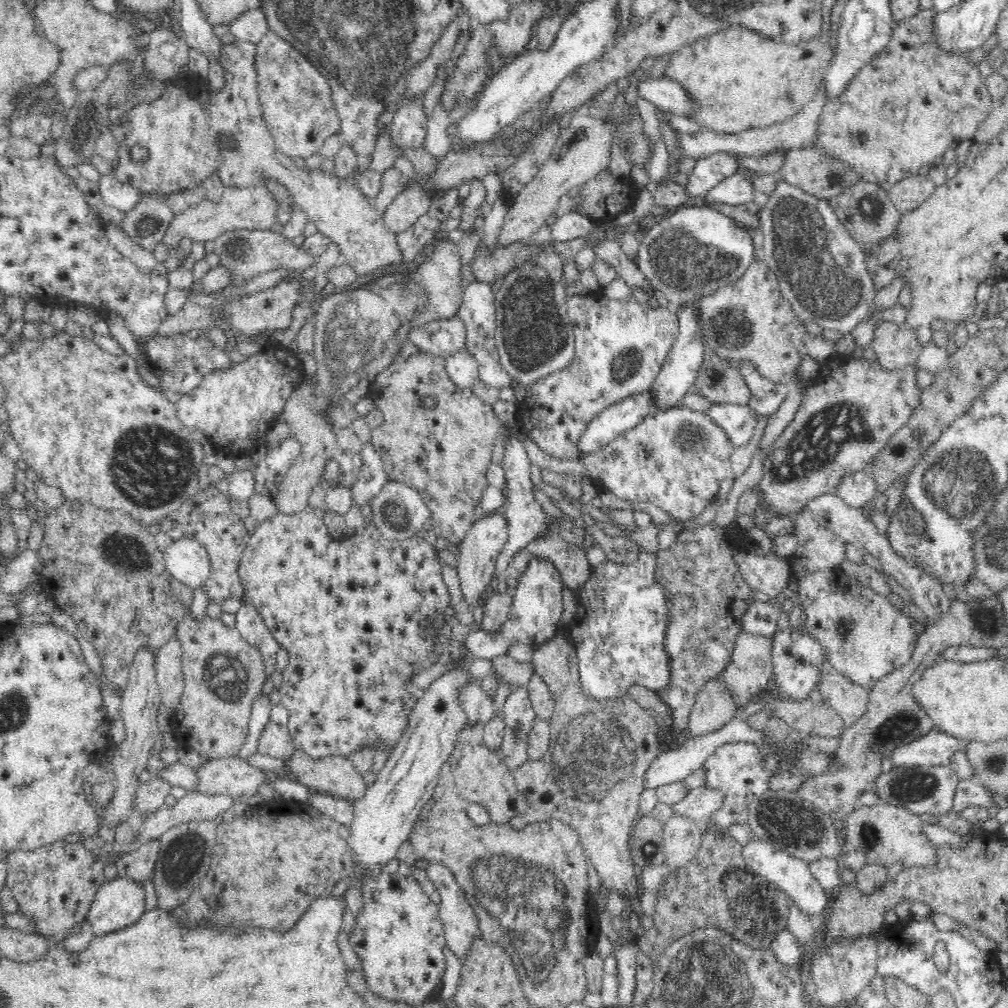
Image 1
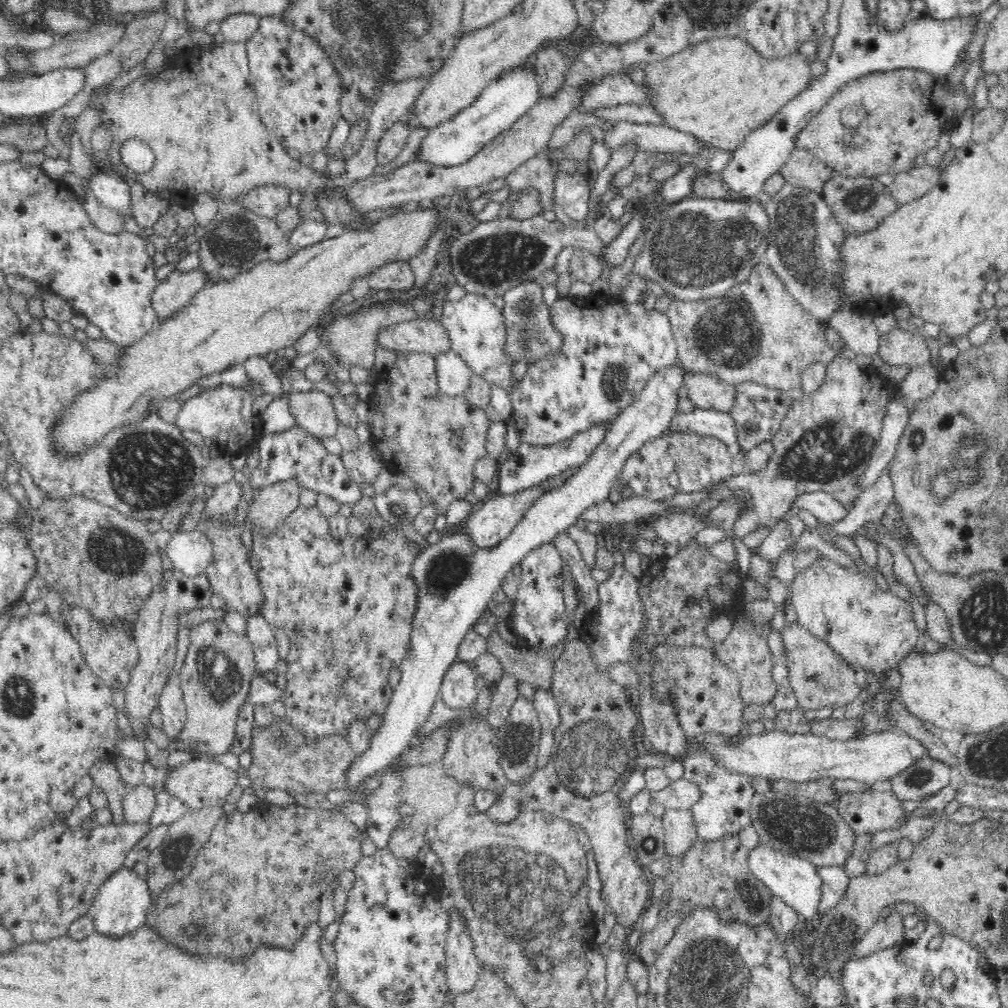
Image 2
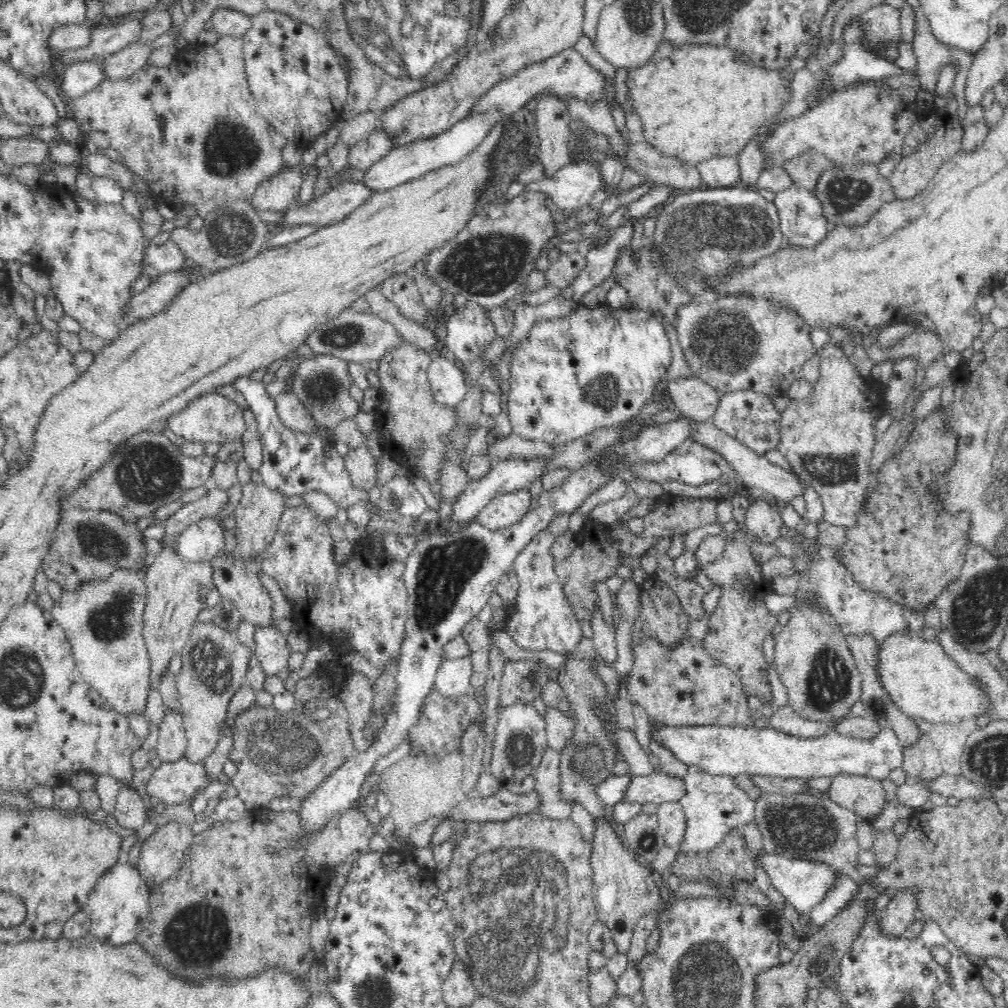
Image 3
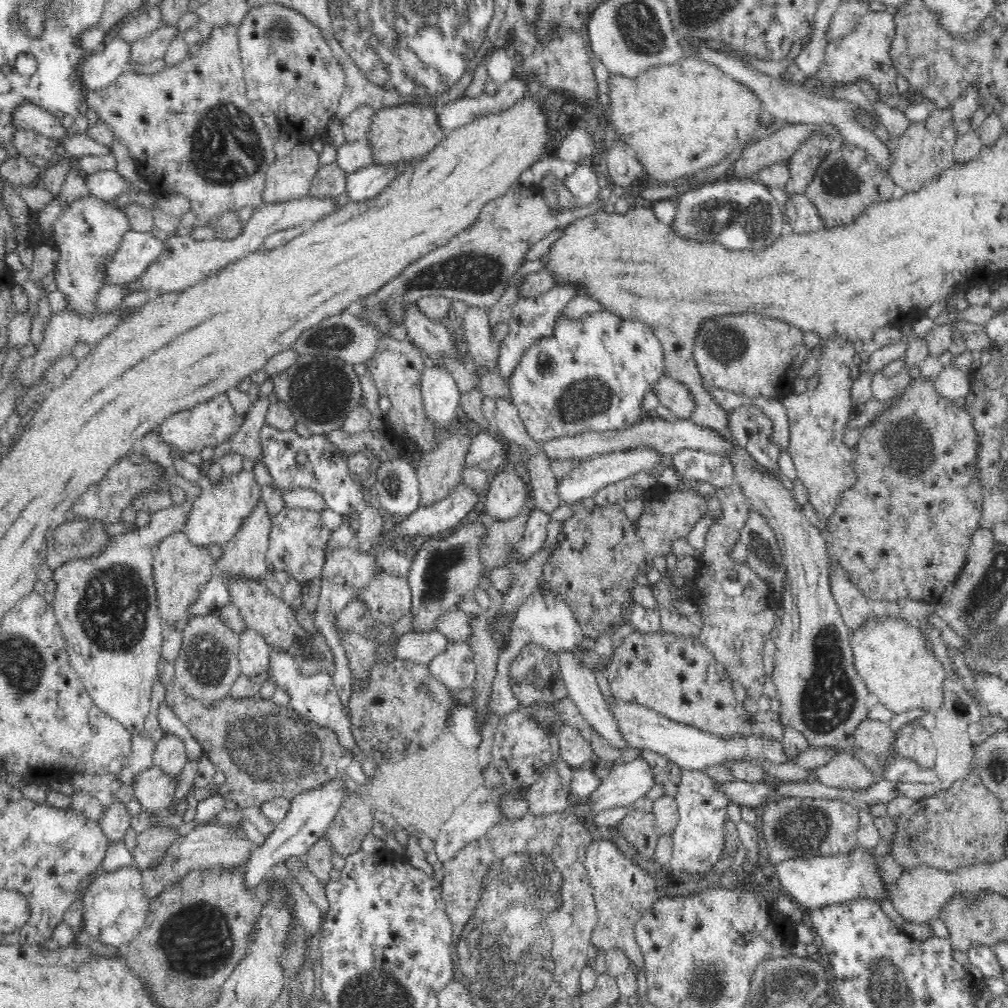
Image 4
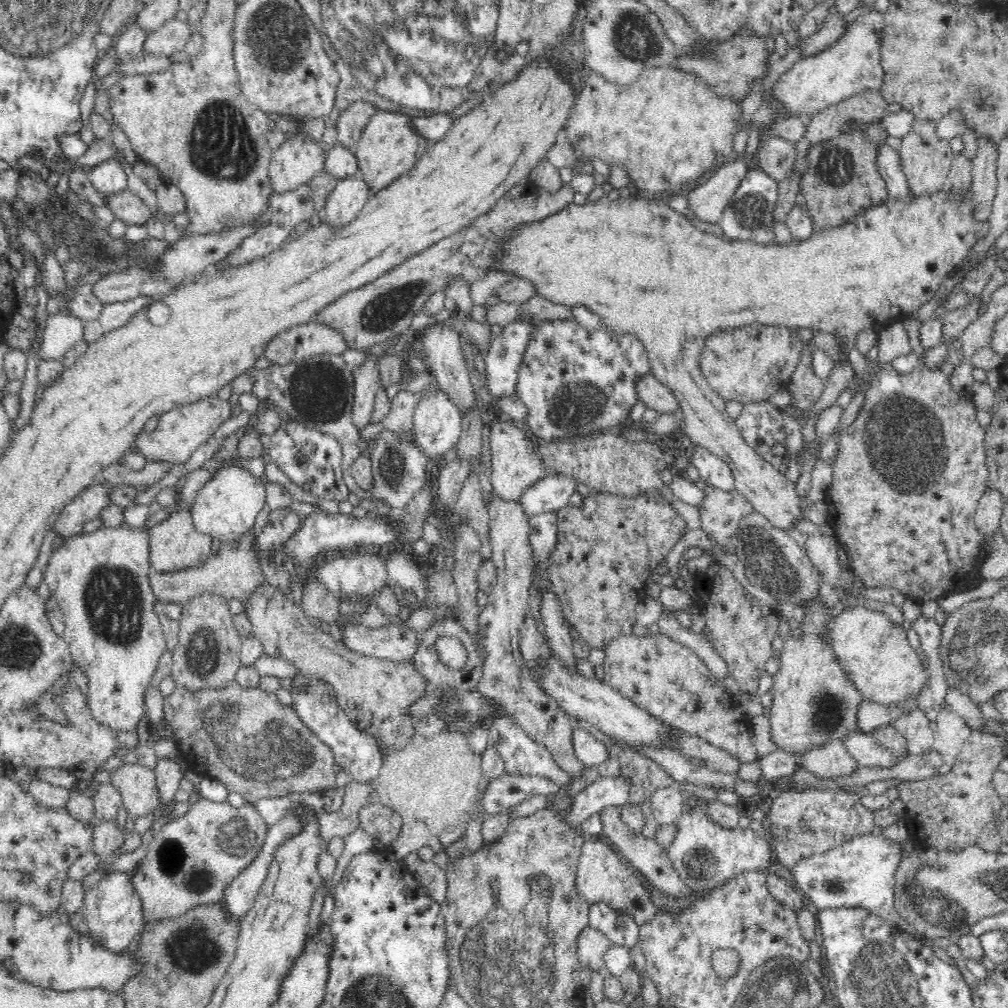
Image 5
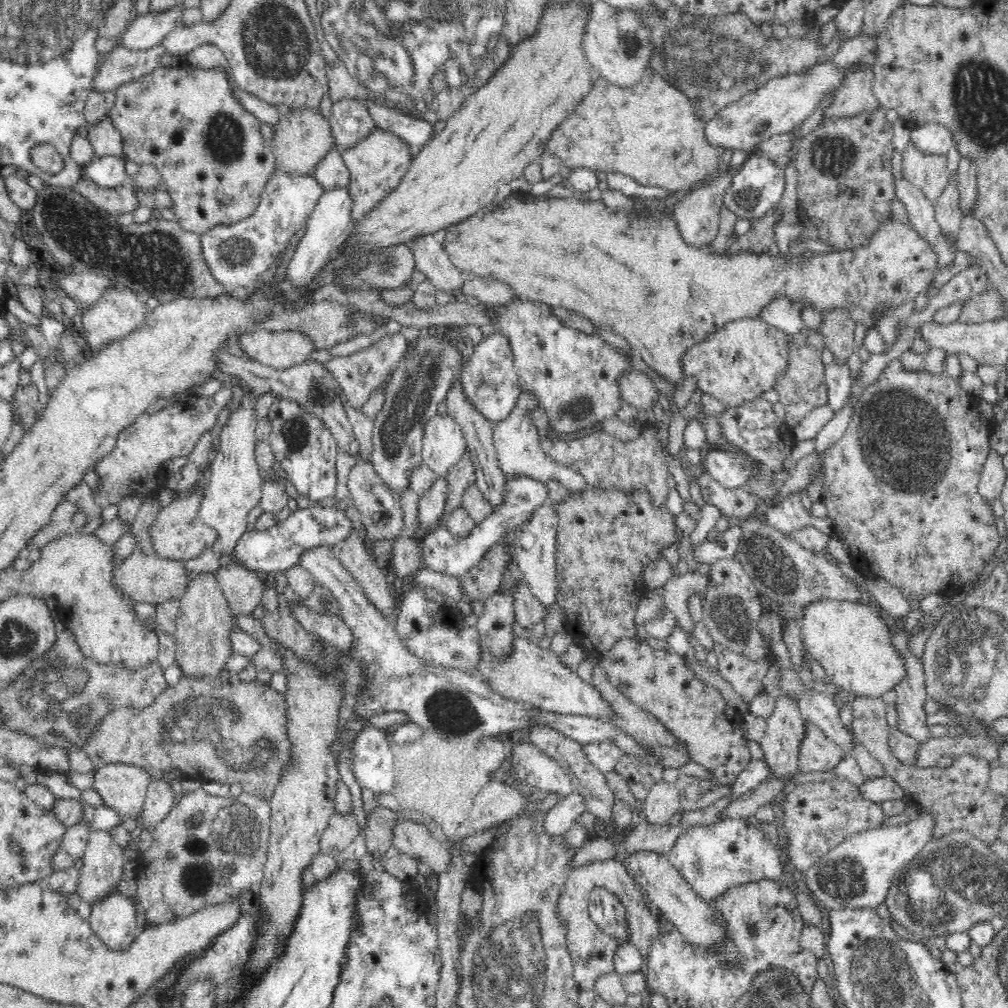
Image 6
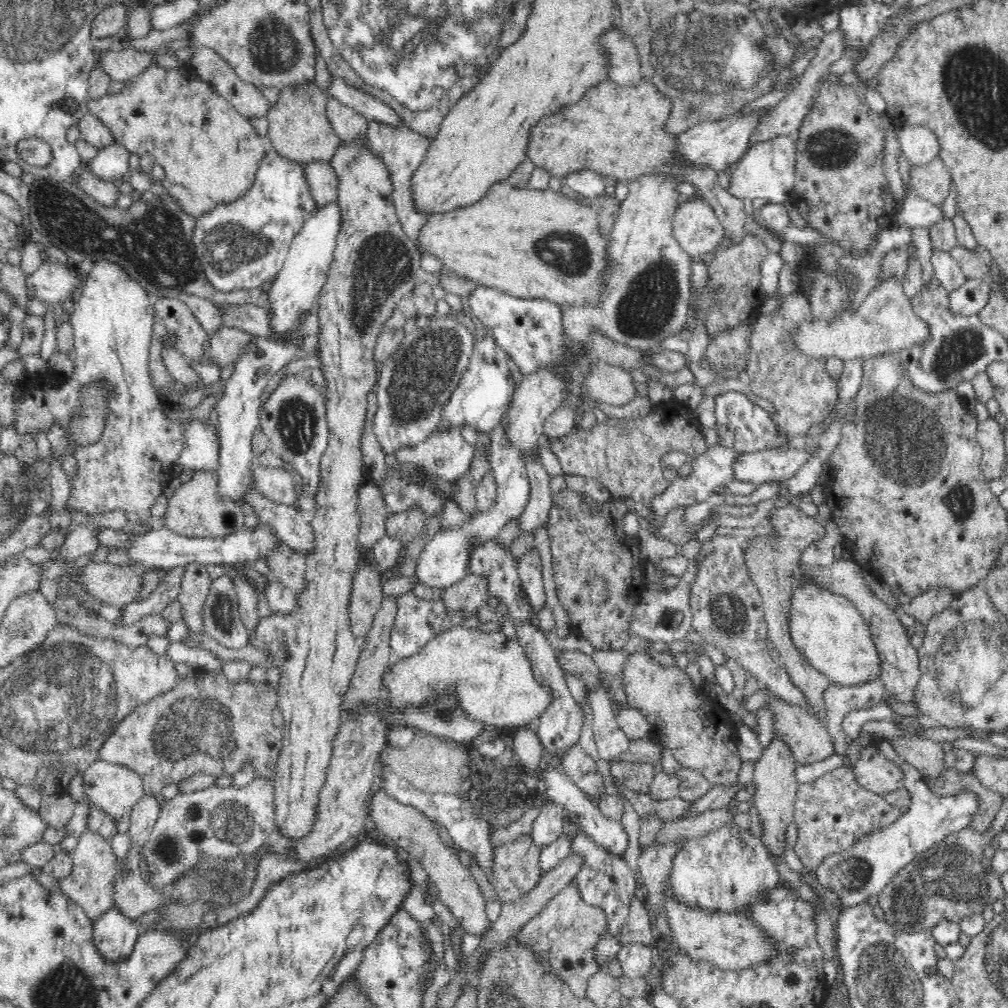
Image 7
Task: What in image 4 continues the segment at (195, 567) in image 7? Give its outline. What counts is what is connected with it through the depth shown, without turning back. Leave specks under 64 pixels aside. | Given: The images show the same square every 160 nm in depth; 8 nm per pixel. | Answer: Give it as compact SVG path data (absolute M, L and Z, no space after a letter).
M212 610L204 616L192 616L181 633L183 644L173 662L174 678L180 683L180 688L208 707L217 700L224 700L242 674L236 647L239 634L218 619L218 610Z

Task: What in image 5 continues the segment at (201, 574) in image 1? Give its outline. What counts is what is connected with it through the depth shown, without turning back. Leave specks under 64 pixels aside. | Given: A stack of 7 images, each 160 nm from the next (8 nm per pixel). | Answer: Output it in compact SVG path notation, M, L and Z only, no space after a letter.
M236 465L218 467L216 475L198 490L191 504L191 515L196 531L218 538L224 543L237 545L241 536L253 529L258 512L267 502L268 487L246 469Z

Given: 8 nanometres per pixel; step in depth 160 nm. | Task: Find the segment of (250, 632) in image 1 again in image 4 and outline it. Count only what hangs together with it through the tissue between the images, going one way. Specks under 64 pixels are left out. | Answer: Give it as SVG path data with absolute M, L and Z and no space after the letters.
M271 649L269 654L269 676L272 680L277 680L278 687L284 689L290 696L289 705L295 714L302 719L306 719L310 722L314 722L320 728L327 728L332 730L337 735L341 746L347 751L350 757L355 756L358 761L362 761L364 758L368 758L367 754L364 754L354 739L351 730L350 717L344 711L342 702L336 693L336 687L332 681L332 673L323 671L321 676L305 677L298 667L294 656L290 655L288 651L276 651Z

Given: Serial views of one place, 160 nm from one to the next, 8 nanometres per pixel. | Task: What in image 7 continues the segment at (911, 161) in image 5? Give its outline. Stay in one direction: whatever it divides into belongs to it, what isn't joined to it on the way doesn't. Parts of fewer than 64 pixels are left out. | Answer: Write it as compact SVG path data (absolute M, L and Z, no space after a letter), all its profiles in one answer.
M939 156L926 165L912 165L909 175L919 197L935 205L943 204L952 183L946 163Z

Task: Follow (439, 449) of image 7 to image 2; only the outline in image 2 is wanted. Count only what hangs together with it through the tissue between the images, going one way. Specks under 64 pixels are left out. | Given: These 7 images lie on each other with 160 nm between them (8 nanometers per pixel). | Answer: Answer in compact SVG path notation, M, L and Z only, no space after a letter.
M454 351L434 355L436 381L444 397L461 397L470 387L472 370Z

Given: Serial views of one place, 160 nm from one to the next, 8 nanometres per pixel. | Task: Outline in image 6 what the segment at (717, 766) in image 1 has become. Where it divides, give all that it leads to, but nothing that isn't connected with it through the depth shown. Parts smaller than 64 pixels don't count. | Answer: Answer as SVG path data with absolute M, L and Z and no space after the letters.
M730 819L704 825L691 825L676 839L668 861L682 878L708 903L730 887L764 879L783 880L782 860L776 842L745 819Z

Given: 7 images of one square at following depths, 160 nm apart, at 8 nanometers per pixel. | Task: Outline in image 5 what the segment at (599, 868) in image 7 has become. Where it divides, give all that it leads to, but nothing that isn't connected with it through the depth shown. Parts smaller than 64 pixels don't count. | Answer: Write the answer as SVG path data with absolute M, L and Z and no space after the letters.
M592 903L588 912L589 928L606 934L612 945L628 950L637 944L639 925L628 914L616 913L605 904Z

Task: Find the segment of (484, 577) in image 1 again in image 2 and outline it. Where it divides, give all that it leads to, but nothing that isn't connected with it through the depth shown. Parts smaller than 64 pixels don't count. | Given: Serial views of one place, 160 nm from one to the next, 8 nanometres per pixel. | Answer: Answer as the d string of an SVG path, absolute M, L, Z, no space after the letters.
M526 489L518 494L493 495L473 508L463 522L464 532L478 549L498 547L510 536L536 498L534 490Z

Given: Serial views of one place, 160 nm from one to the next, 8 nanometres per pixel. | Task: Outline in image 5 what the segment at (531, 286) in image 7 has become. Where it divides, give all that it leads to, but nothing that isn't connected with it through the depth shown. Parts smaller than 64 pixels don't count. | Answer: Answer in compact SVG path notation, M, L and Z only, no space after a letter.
M942 190L933 195L915 195L911 199L904 200L886 200L886 203L875 207L870 207L856 214L854 217L837 227L830 227L822 231L815 231L811 238L806 240L793 240L791 244L770 244L770 245L750 245L747 241L734 240L730 241L723 236L716 236L714 233L706 233L696 229L686 219L686 214L678 213L664 204L652 204L646 200L617 200L607 199L603 196L596 201L586 201L584 205L576 205L570 202L566 208L562 208L560 212L556 212L552 216L548 216L540 222L524 222L520 224L514 235L510 239L505 239L505 250L500 251L492 259L497 264L498 272L510 272L515 275L515 279L525 280L529 285L530 293L542 295L544 299L555 304L565 305L567 307L584 306L592 310L600 317L602 326L610 331L616 332L618 335L624 333L632 333L644 343L648 360L650 361L651 373L660 383L666 386L676 397L679 407L682 408L682 416L684 421L683 434L690 438L691 441L700 447L708 449L714 455L718 455L729 468L733 471L734 488L750 502L753 511L763 514L770 522L770 525L782 531L790 533L793 527L801 520L804 510L800 507L800 497L795 489L795 483L786 479L786 475L780 473L774 465L764 460L740 435L735 420L732 419L726 411L724 405L725 400L718 395L708 385L704 378L702 369L700 369L700 354L705 340L712 334L724 329L732 329L734 327L742 327L751 323L759 323L762 325L785 325L790 328L804 329L807 331L817 330L828 334L856 334L858 330L864 330L866 327L883 327L886 321L900 320L916 313L922 305L929 302L936 292L939 290L940 284L947 278L957 265L968 261L971 258L973 246L978 240L984 239L990 223L988 221L978 221L972 215L974 203L970 199L970 190L965 192L964 196L960 196L958 200L950 198L949 191Z

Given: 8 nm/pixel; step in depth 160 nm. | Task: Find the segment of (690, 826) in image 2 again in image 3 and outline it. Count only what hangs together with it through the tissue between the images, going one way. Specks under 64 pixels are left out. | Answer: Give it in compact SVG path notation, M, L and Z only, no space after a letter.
M676 802L659 804L656 815L665 844L678 850L686 832L686 815L682 805Z

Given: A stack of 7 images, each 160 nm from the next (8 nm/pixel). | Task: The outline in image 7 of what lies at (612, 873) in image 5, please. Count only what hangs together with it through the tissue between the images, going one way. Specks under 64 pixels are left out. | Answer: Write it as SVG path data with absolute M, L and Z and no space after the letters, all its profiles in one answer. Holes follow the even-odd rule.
M576 880L570 881L554 898L551 898L544 908L534 918L523 924L516 933L518 943L530 947L532 953L538 953L540 961L548 963L548 971L558 975L575 996L583 998L586 993L589 978L600 970L610 974L620 972L618 959L613 959L600 969L594 961L594 948L602 940L602 934L607 932L605 911L600 907L591 907L582 899ZM634 897L631 900L627 922L620 926L620 932L616 936L621 945L628 943L650 945L654 942L652 938L655 932L644 905L644 901L640 898Z

